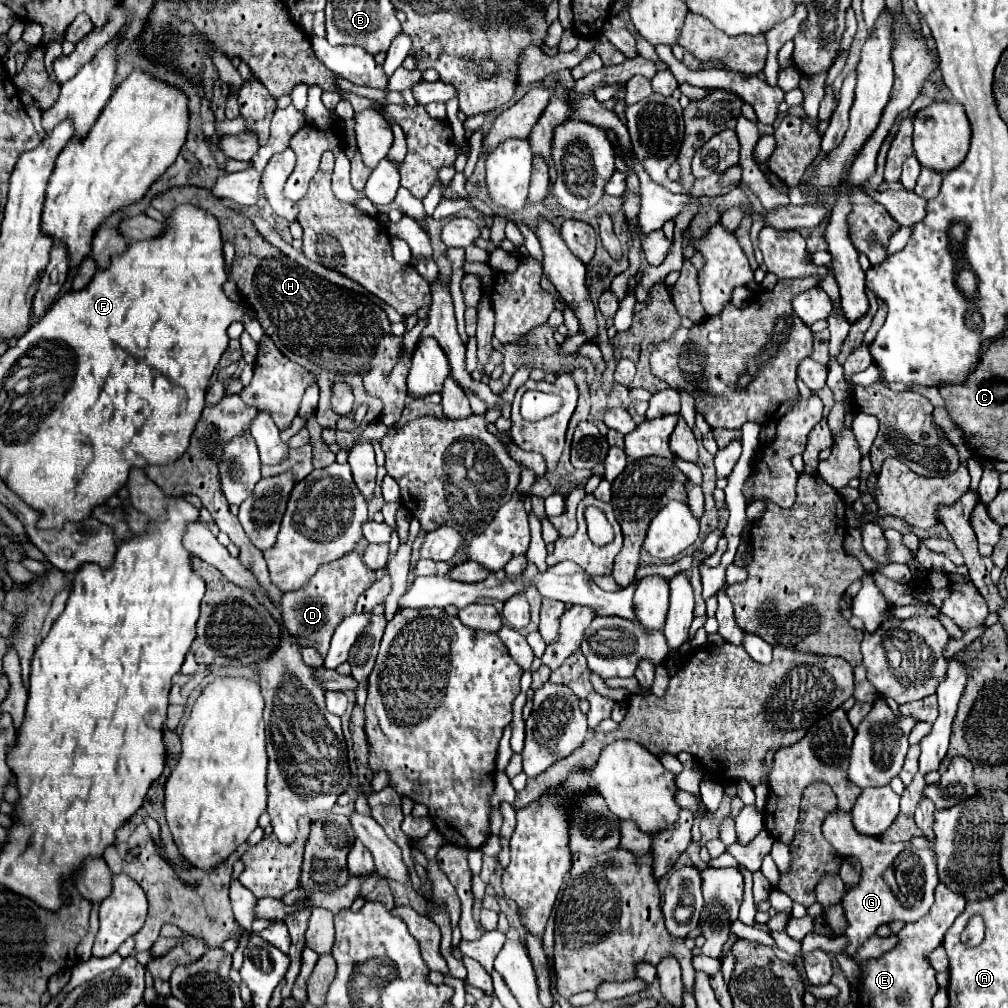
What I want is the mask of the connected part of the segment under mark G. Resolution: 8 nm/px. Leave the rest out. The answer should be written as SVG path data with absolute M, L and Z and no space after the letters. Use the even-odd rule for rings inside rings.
M834 810L832 814L826 816L822 824L822 834L836 848L838 854L856 856L862 862L860 882L854 888L850 888L842 898L842 906L848 920L848 928L844 932L844 936L848 938L844 952L848 956L854 956L858 948L876 934L878 926L890 924L894 920L916 922L928 914L934 902L934 888L938 886L938 866L932 848L918 850L910 842L894 844L894 842L882 842L876 836L860 836L852 828L850 814L844 814L840 810ZM890 866L894 868L896 888L890 888L888 882L884 880L884 872Z

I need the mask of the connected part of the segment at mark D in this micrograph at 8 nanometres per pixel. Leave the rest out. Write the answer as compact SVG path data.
M362 540L356 546L356 550L352 550L348 556L342 556L340 560L334 560L332 564L320 568L320 572L312 576L312 582L308 582L308 588L302 588L300 592L288 592L280 598L280 608L286 628L292 630L292 634L300 640L302 646L304 642L308 646L314 646L322 658L326 658L328 654L334 628L342 622L344 616L354 612L358 596L374 582L374 572L368 572L368 568L364 568L360 560L366 546L368 542Z

